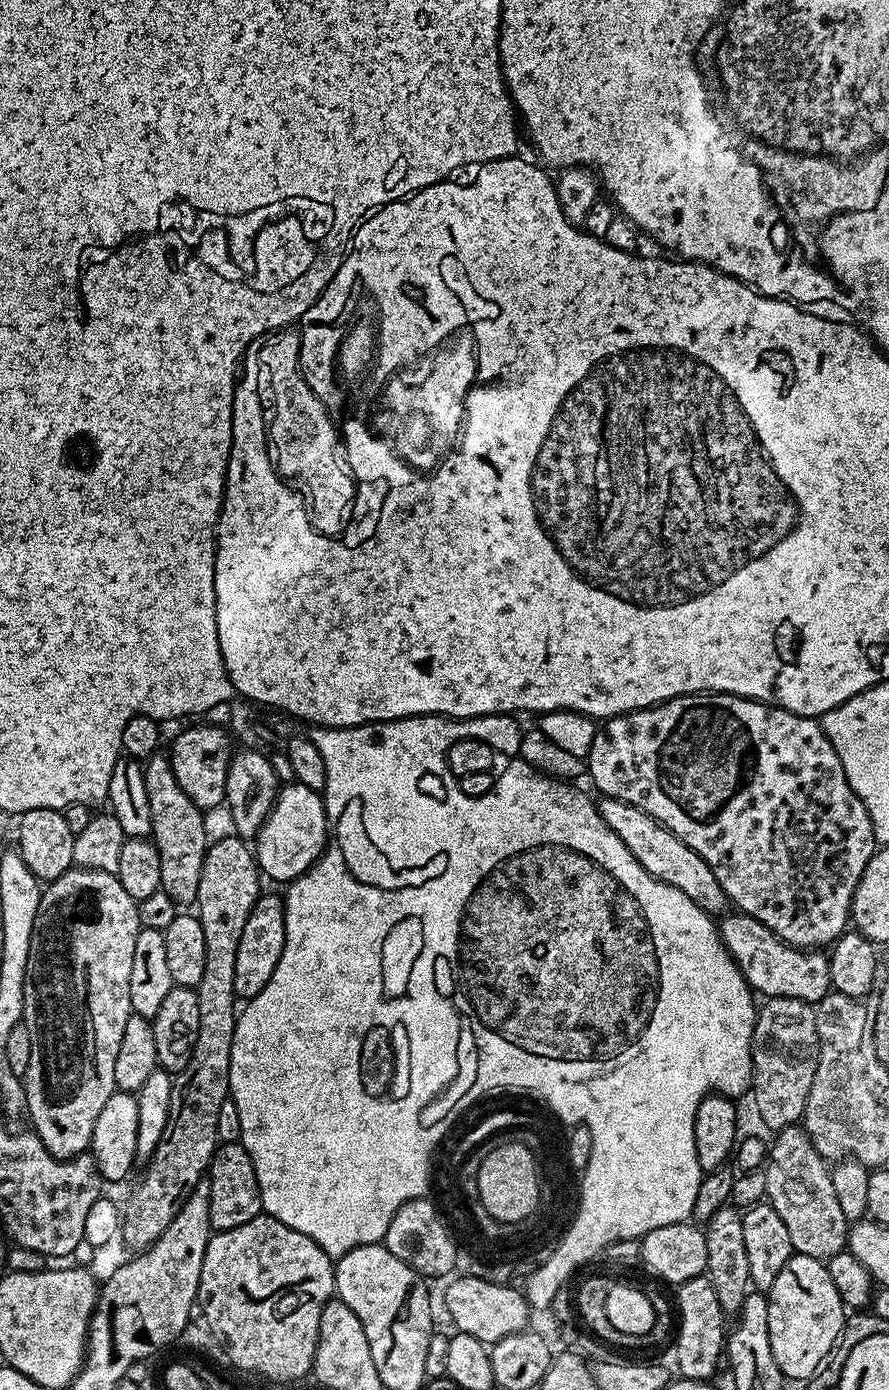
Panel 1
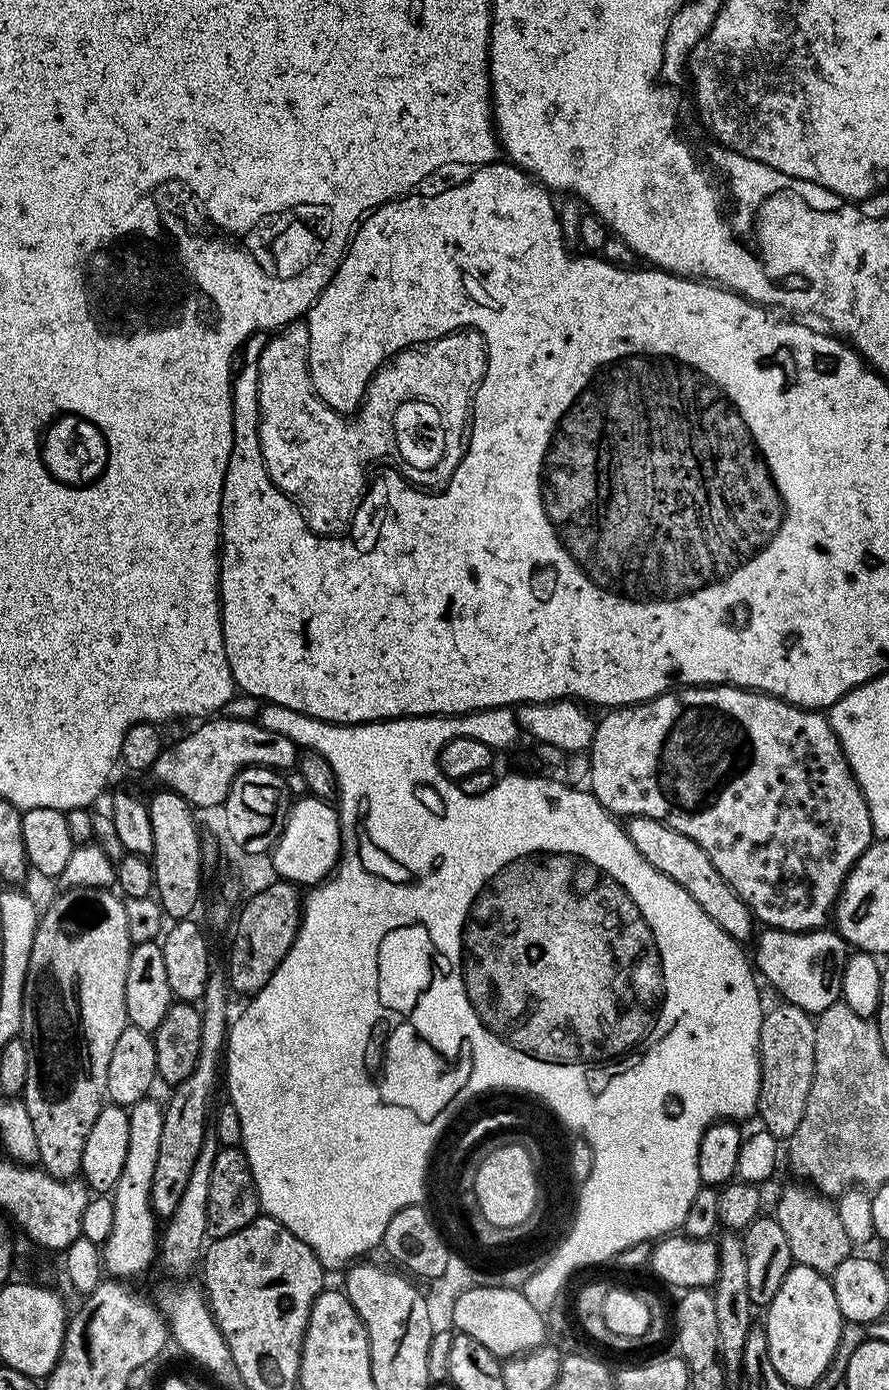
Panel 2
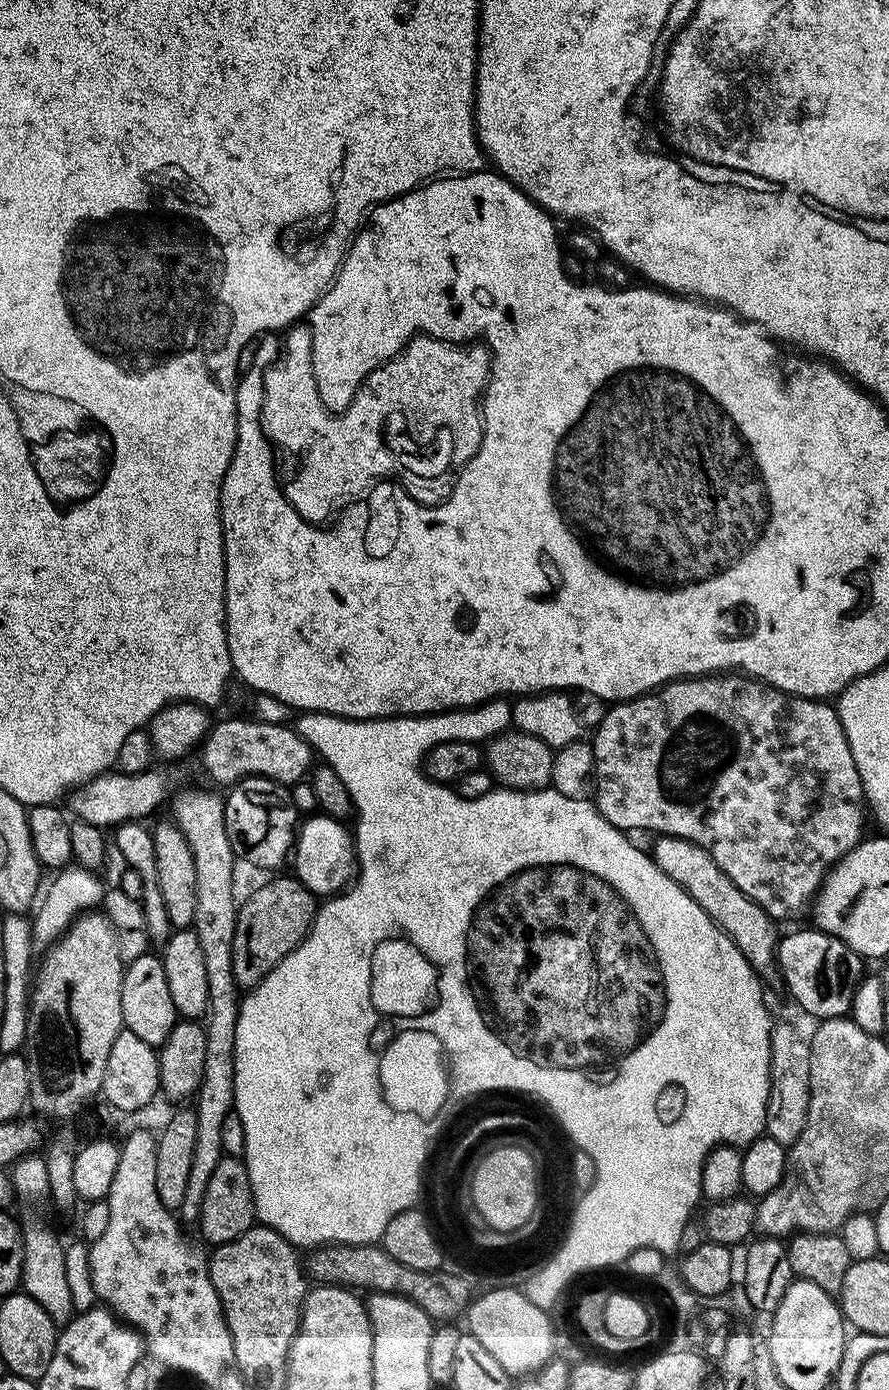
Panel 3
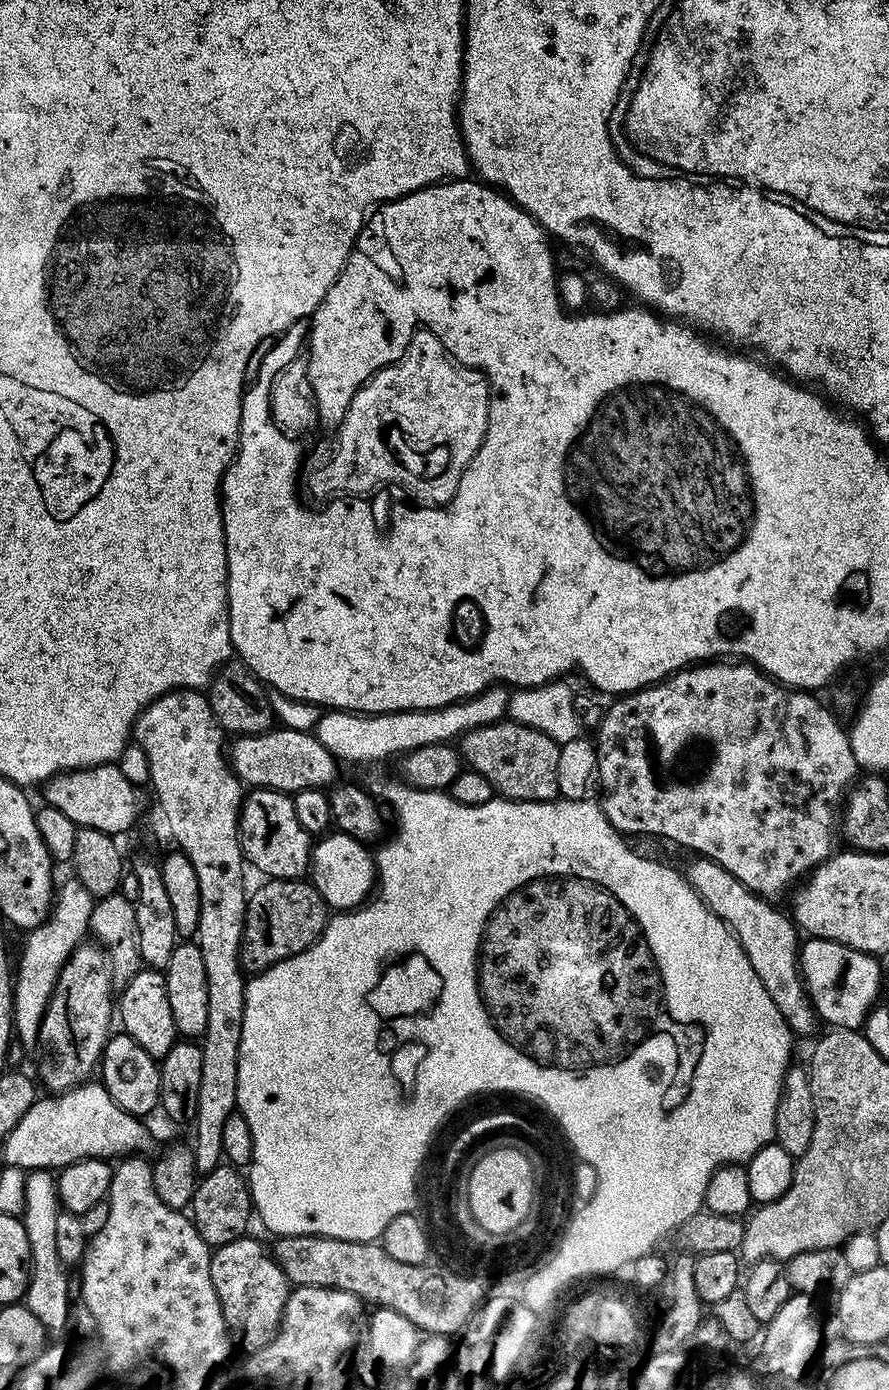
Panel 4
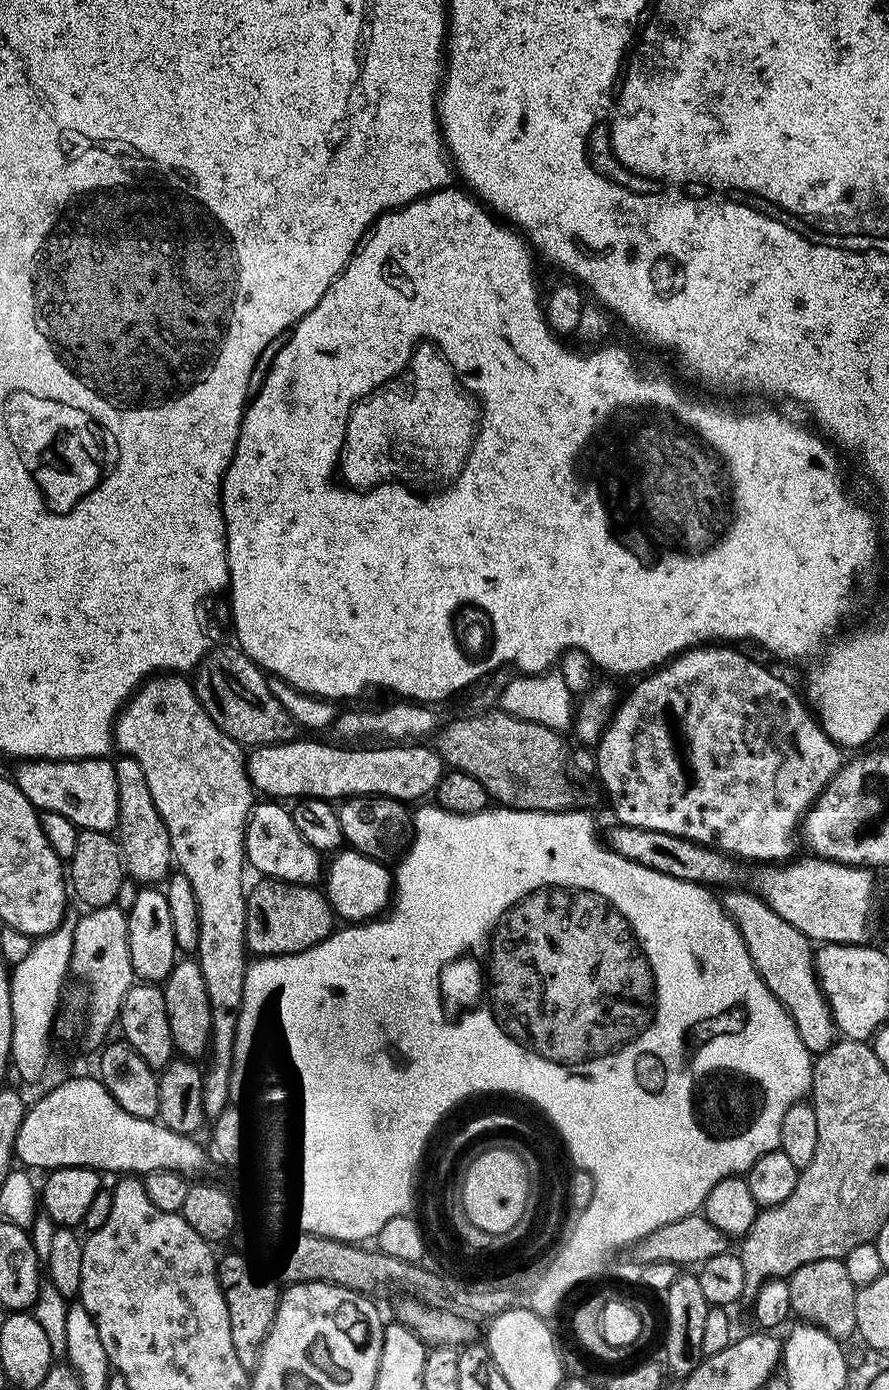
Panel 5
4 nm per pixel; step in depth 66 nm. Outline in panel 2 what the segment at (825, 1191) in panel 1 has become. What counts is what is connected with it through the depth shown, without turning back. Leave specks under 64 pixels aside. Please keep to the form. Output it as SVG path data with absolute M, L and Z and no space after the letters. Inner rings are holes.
M811 1187L786 1189L776 1200L774 1215L786 1234L786 1242L790 1245L790 1254L795 1263L831 1274L842 1266L842 1262L846 1262L848 1256L853 1255L854 1245L850 1234L846 1234L846 1226L842 1226L836 1204Z

